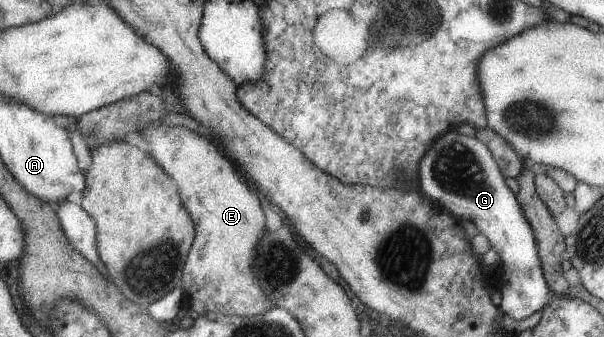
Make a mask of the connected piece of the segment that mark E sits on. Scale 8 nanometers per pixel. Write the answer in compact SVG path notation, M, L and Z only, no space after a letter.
M161 122L147 125L140 132L144 133L144 139L148 142L150 150L154 150L154 156L158 162L180 182L180 194L184 198L184 204L188 206L192 218L195 219L195 241L190 251L185 273L183 274L183 286L186 297L192 300L191 313L203 315L206 313L220 313L222 315L236 315L249 317L261 315L270 310L275 304L271 298L264 294L254 272L254 262L258 253L258 240L264 234L264 214L260 210L260 202L256 194L250 190L250 186L244 182L240 172L232 166L232 160L220 154L220 150L210 142L195 134L186 127L172 128Z

